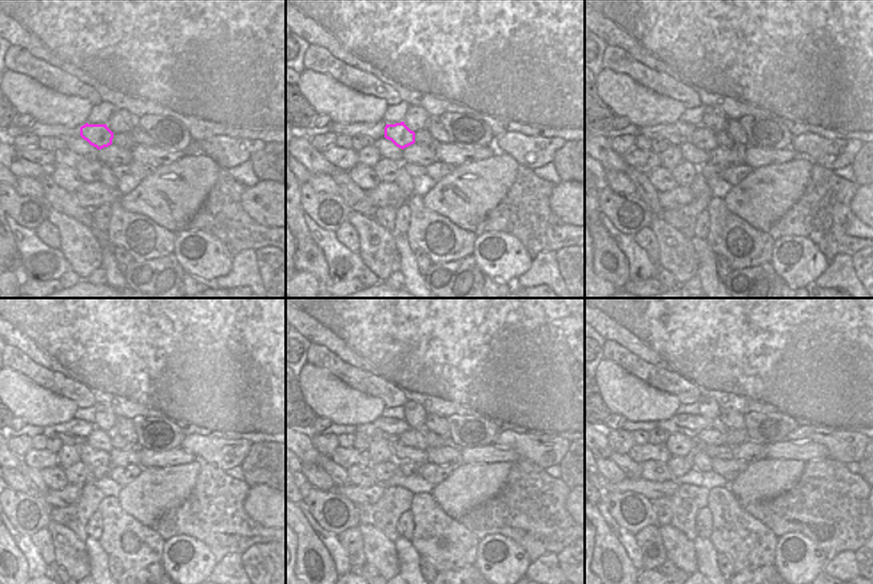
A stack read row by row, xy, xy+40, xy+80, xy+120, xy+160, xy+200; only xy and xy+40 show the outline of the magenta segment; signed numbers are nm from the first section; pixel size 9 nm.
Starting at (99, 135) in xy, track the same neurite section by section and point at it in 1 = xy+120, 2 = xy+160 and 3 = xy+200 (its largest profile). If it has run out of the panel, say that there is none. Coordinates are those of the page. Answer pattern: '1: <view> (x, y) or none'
1: xy+120 (110, 439)
2: xy+160 (413, 437)
3: xy+200 (717, 437)

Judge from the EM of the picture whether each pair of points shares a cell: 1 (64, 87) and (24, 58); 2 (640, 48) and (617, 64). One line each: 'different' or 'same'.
1: same
2: different

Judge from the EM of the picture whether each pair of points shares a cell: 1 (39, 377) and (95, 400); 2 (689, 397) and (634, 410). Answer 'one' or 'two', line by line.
1: one
2: two

